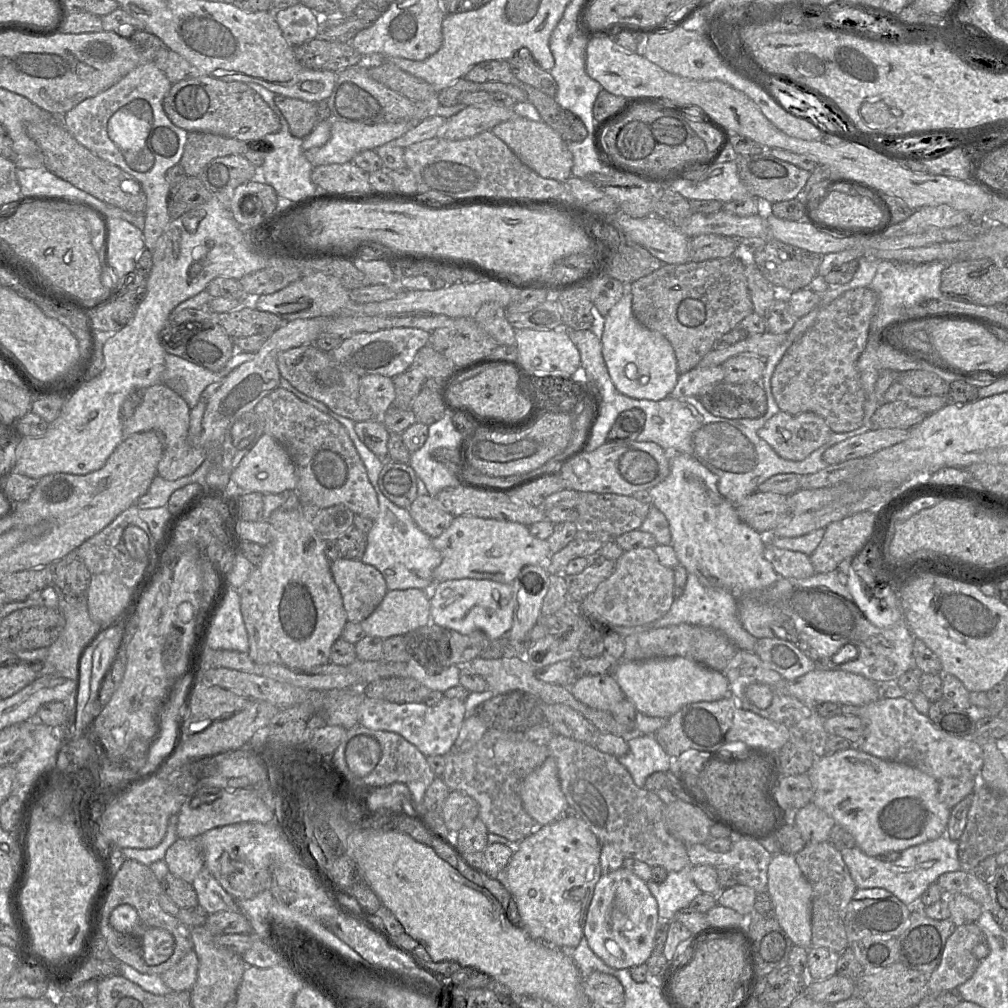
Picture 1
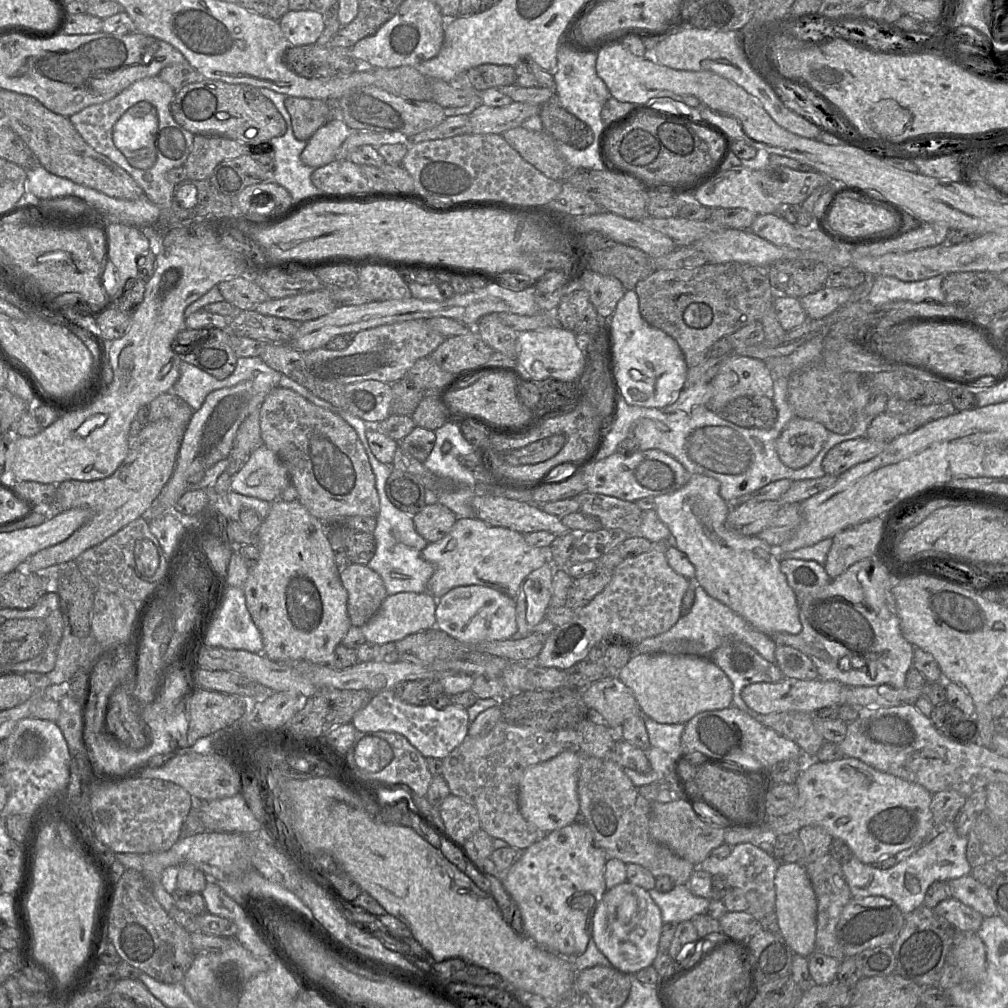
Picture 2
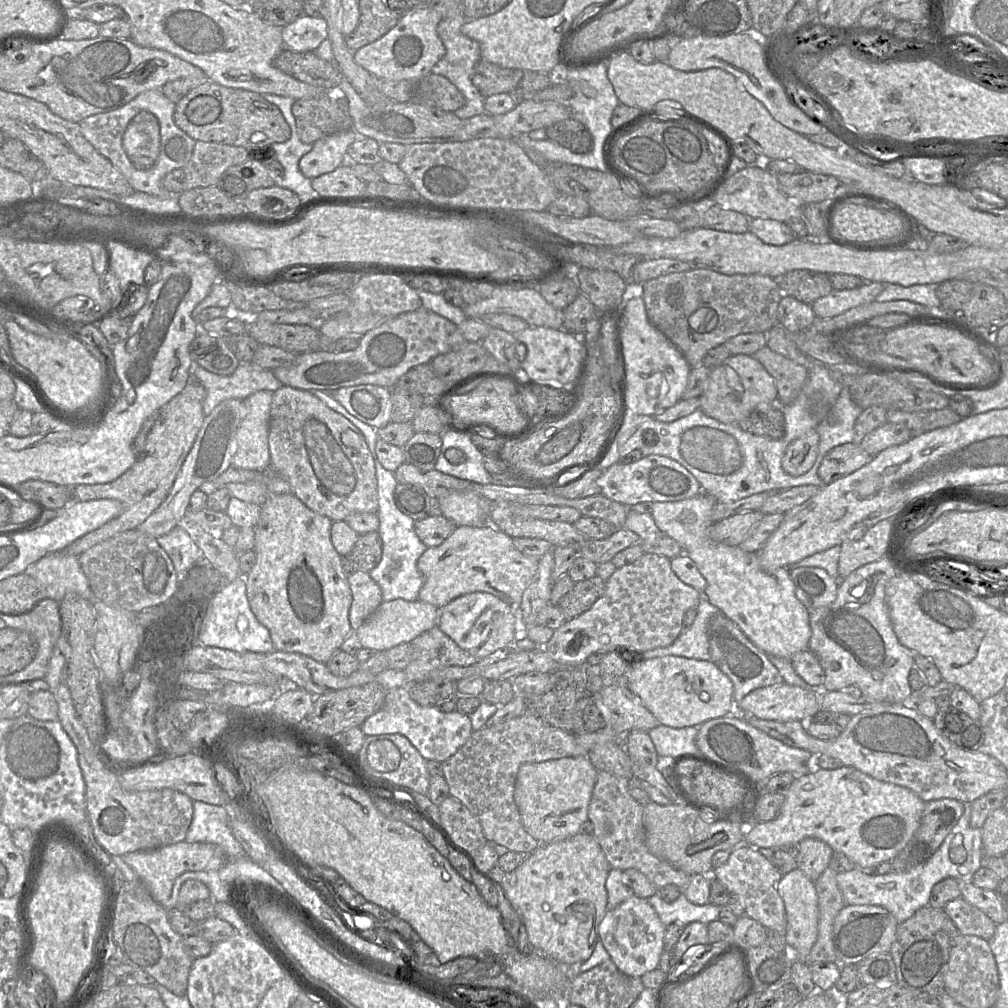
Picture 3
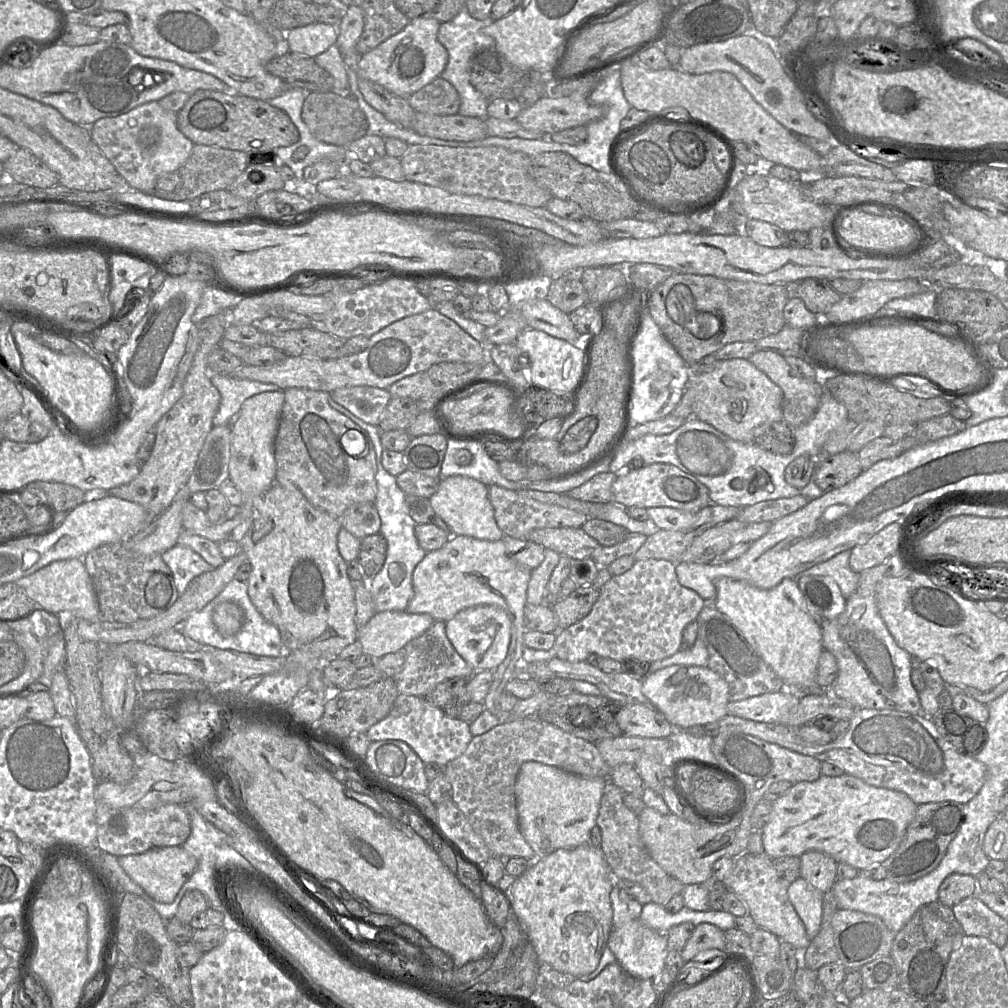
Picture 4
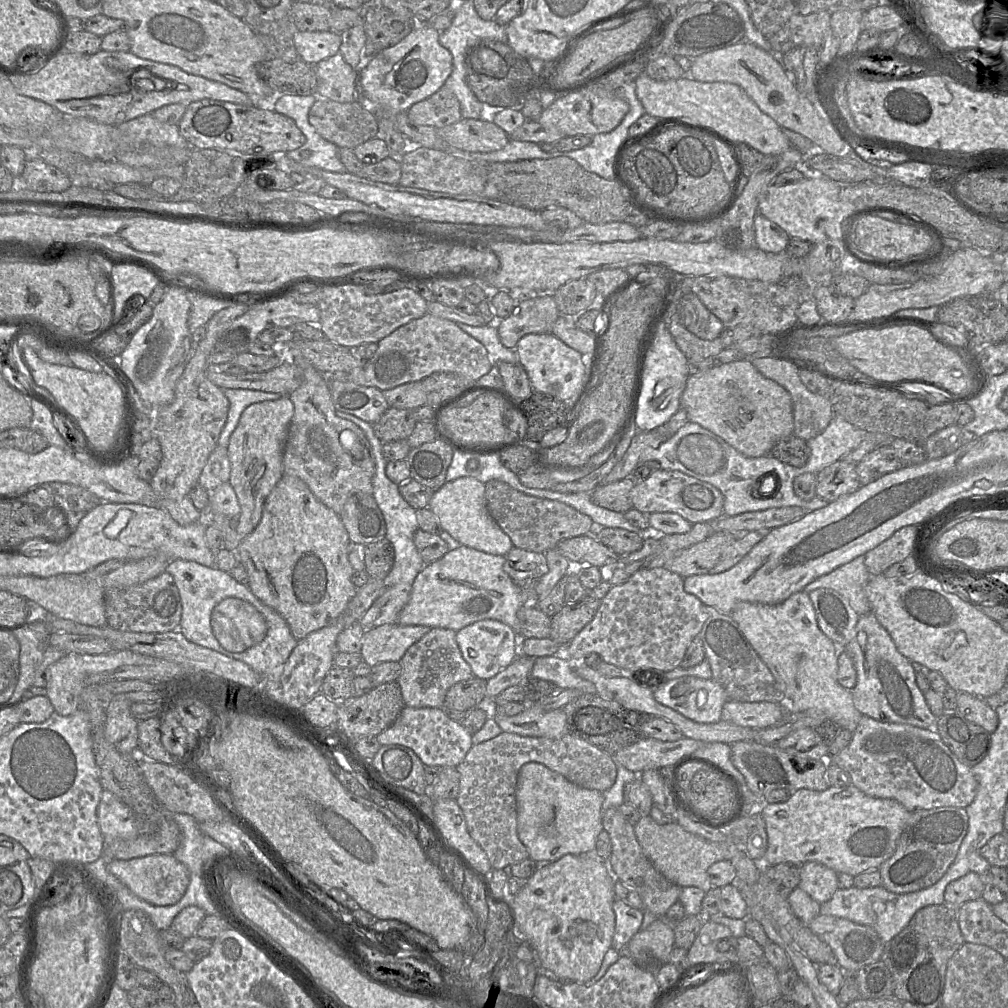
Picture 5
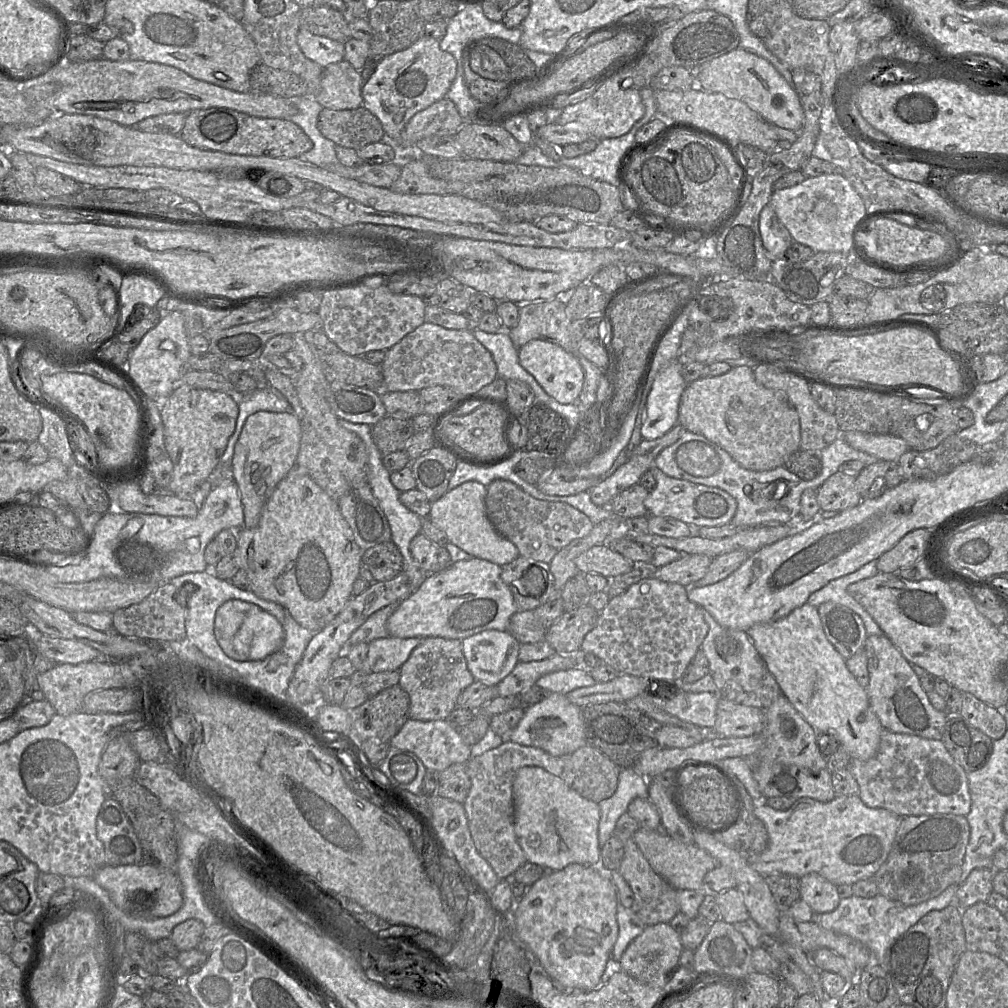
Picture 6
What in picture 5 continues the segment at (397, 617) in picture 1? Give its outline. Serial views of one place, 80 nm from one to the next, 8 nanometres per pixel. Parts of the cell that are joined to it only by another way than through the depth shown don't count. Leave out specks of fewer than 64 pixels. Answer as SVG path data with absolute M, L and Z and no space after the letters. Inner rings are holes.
M384 624L364 631L361 656L372 668L382 662L400 662L407 649L430 630L427 626Z

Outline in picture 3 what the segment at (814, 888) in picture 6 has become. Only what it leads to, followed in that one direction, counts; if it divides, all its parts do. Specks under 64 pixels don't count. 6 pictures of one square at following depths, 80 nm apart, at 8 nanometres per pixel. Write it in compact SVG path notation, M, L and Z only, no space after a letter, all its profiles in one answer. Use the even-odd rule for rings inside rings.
M805 838L797 845L798 868L812 881L829 867L833 849L817 838Z

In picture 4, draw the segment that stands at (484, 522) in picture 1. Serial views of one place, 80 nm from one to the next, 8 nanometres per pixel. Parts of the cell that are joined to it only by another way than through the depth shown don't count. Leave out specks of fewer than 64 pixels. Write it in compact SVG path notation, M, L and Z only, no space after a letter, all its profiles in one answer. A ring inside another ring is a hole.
M455 535L438 550L427 552L422 561L415 567L412 583L414 596L410 601L406 611L411 614L427 613L435 621L447 622L458 612L469 607L478 605L495 605L503 609L511 619L511 641L509 644L505 660L492 671L492 683L489 692L483 701L485 709L494 714L500 723L508 722L513 719L512 711L503 711L499 704L500 695L505 691L506 684L517 677L520 671L523 655L525 652L524 635L525 609L527 606L527 588L531 579L532 570L515 562L507 553L503 540L488 541L469 536Z

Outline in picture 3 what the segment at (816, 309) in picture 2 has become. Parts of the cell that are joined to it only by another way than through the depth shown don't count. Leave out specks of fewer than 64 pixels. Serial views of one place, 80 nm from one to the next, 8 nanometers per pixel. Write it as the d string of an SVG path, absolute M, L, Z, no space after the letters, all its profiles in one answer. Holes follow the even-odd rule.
M865 282L863 285L849 290L832 290L827 296L817 299L811 304L816 318L828 319L845 311L875 301L884 289L881 282Z

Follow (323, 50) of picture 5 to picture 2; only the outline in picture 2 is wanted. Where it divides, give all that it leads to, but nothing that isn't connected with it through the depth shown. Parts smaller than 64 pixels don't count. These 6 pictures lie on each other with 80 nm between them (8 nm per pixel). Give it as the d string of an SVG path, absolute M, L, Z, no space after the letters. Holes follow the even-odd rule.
M289 10L278 23L290 46L310 45L317 42L325 28L325 16L318 10Z

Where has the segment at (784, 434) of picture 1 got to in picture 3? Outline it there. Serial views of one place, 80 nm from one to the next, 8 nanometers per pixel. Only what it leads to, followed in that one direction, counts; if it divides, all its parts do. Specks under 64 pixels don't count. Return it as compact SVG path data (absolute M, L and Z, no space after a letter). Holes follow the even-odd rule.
M811 429L786 448L782 457L782 468L792 476L800 476L809 471L818 454L819 435L816 429Z

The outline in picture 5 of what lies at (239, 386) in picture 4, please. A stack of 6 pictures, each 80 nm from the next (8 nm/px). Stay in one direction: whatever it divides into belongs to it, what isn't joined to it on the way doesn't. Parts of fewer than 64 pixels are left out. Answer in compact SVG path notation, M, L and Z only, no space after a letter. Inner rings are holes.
M228 388L222 390L225 396L228 398L230 406L227 420L221 432L218 444L225 446L226 448L229 443L229 438L236 428L240 416L246 407L257 402L276 400L282 396L278 393L262 390Z

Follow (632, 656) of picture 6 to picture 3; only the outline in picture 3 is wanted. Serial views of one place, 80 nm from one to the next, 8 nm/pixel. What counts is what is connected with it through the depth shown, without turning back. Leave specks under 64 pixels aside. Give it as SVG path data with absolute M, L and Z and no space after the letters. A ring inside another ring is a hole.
M646 553L635 562L617 568L592 607L554 631L543 648L545 652L564 666L578 667L585 664L588 657L597 651L607 654L613 651L623 652L626 649L641 655L646 651L671 645L683 631L685 613L691 607L698 607L700 592L680 580L673 572L670 560L664 555Z

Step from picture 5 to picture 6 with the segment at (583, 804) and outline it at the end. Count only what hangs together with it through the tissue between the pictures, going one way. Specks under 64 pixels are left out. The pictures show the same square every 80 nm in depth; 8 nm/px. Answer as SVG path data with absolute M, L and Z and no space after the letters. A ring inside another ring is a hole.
M537 766L518 770L512 784L514 832L529 862L552 871L569 864L599 866L599 804L570 788L561 778Z

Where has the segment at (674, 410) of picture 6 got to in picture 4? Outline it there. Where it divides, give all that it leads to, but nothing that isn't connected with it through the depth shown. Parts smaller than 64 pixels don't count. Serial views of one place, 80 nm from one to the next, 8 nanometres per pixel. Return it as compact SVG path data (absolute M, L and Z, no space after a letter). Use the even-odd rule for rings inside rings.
M650 310L643 313L641 329L633 345L634 385L630 406L633 426L664 418L672 414L680 402L691 378L690 367L663 335Z

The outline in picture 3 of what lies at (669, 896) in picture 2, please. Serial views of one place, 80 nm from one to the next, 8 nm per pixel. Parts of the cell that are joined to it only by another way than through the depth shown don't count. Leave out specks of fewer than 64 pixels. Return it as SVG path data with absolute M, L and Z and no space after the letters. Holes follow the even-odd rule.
M658 893L647 900L666 927L670 924L687 925L691 922L708 924L719 920L719 906L710 902L705 905L693 904L684 893L681 893L673 902L665 902Z

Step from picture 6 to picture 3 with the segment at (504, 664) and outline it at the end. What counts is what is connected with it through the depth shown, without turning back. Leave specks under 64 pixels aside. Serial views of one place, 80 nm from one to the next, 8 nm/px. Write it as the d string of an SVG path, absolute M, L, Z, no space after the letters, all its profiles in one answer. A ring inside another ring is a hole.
M472 592L453 599L440 609L437 626L477 660L493 658L509 651L517 636L516 618L512 608L487 592Z

